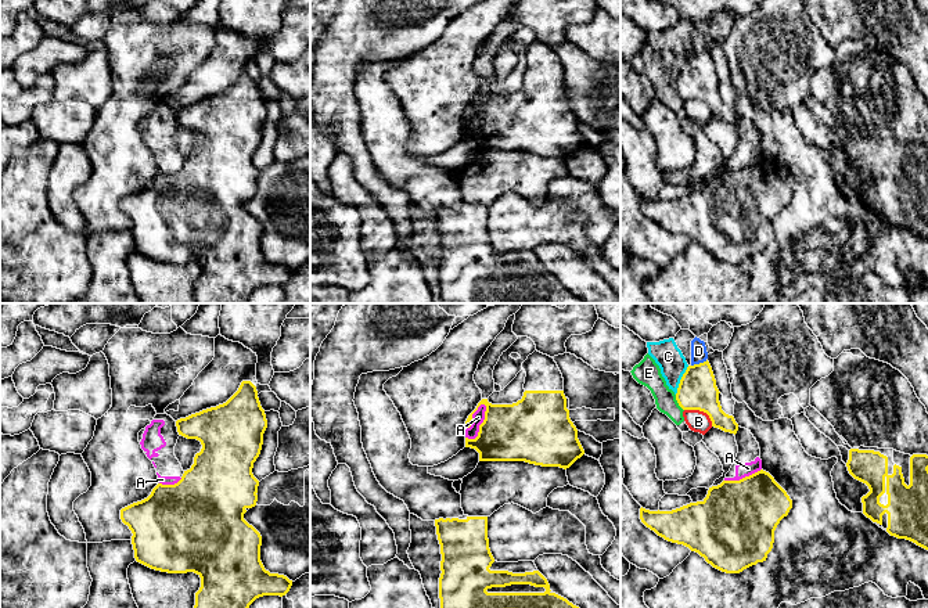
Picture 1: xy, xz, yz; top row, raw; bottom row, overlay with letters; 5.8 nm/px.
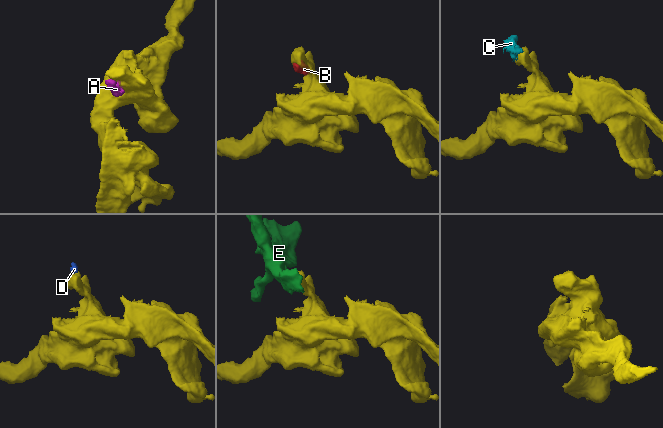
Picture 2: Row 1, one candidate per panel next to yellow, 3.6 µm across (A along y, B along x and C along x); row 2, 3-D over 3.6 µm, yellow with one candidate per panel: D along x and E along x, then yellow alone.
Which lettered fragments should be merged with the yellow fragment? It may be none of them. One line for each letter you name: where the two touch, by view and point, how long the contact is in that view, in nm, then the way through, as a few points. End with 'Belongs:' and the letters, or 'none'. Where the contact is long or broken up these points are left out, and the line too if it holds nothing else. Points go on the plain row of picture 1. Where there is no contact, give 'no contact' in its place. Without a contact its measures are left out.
A: contact xz (479, 115); length 240 nm
Belongs: A

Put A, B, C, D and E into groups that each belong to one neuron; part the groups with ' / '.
A / B / C D E

